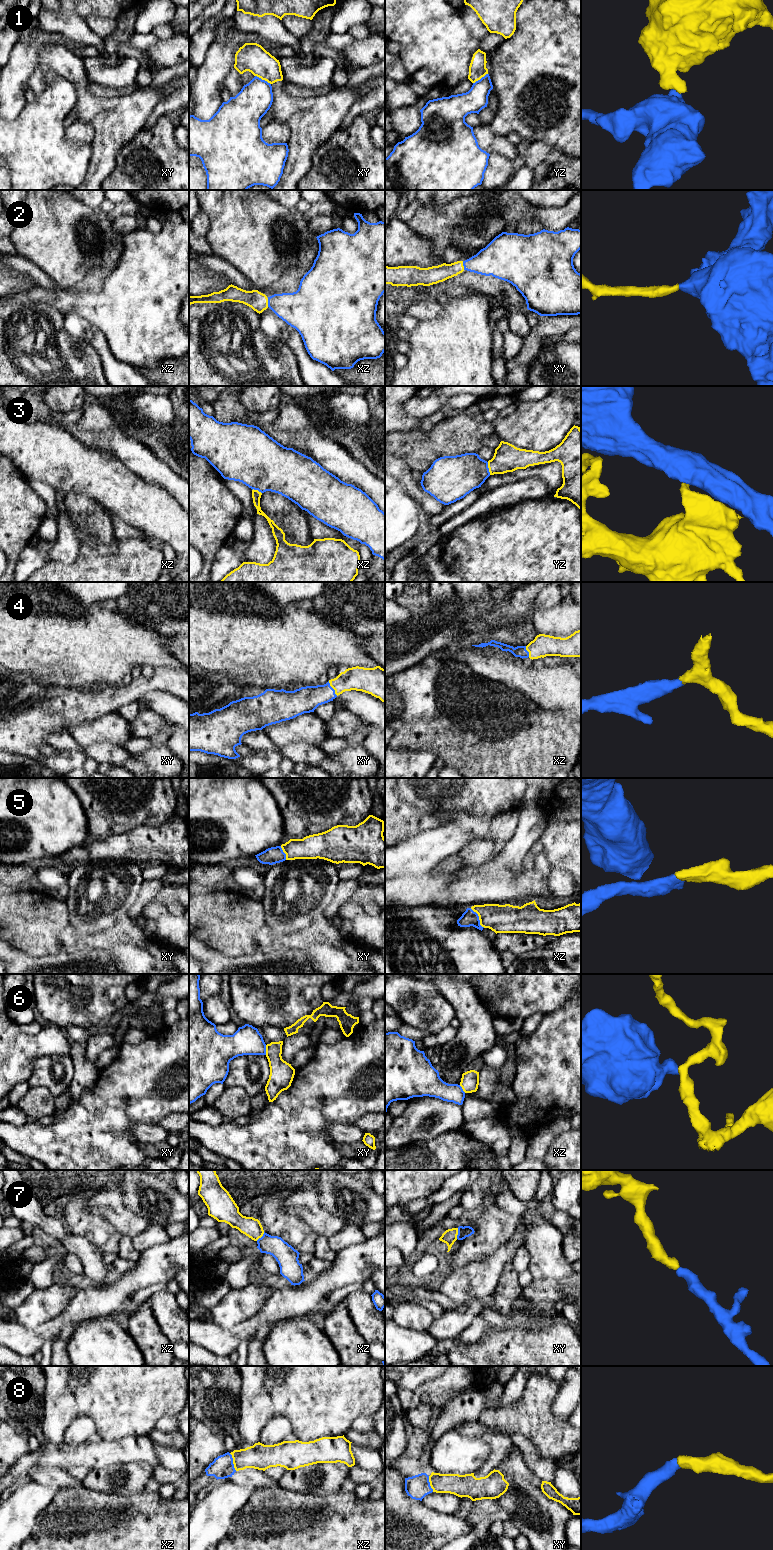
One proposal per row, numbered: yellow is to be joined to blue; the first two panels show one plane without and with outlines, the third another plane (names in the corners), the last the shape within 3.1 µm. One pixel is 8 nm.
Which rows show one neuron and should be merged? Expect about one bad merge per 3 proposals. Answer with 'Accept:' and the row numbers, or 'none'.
Accept: 2, 3, 4, 5, 7, 8

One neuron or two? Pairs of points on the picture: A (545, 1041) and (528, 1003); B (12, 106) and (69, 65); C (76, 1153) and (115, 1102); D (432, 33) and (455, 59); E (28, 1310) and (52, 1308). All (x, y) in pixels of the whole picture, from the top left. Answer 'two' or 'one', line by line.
A: two
B: two
C: one
D: one
E: one

